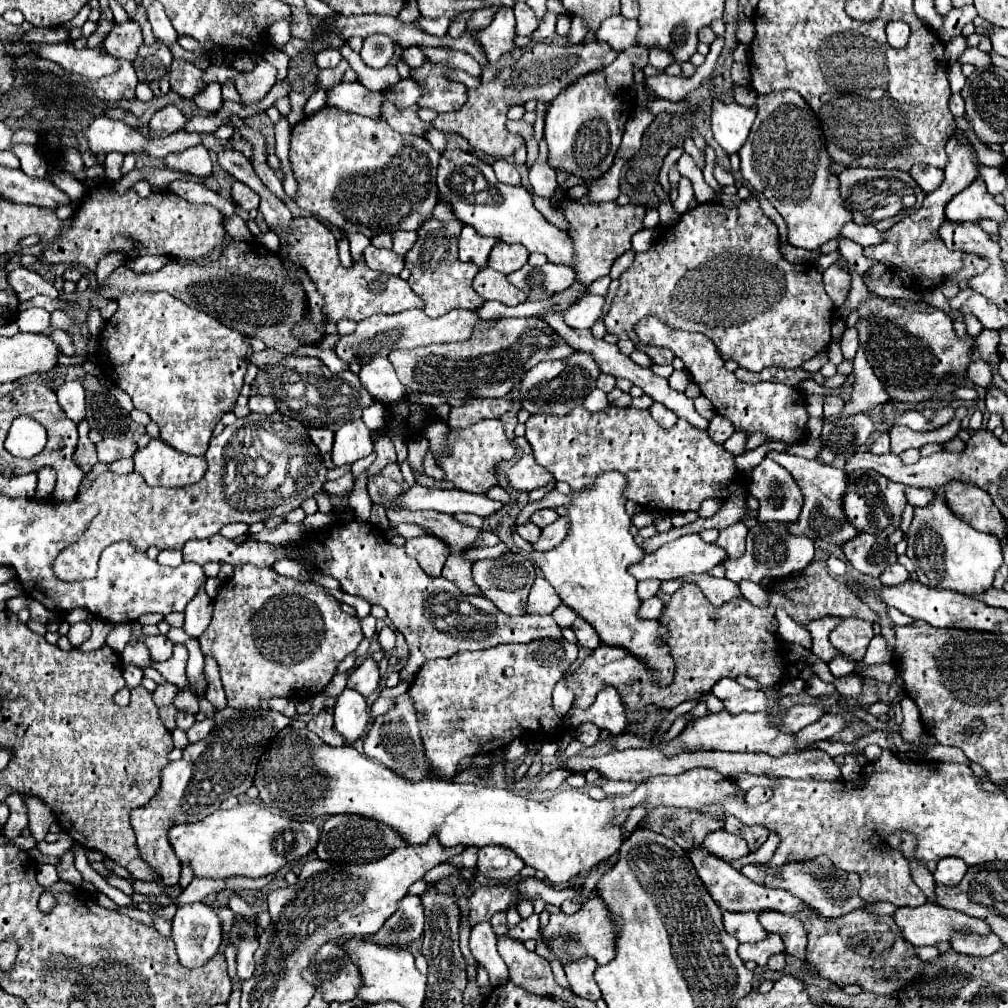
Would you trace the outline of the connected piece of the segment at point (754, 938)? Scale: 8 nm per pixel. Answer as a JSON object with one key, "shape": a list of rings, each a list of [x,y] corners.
{"shape":[[[724,913],[724,927],[740,943],[758,943],[766,937],[766,929],[758,921],[758,913]]]}

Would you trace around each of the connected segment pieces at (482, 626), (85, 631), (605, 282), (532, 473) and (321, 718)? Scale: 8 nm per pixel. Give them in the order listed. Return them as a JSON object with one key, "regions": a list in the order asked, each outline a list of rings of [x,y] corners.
{"regions":[[[[352,521],[348,525],[334,525],[326,531],[310,533],[310,543],[302,541],[300,549],[310,551],[314,555],[316,569],[338,579],[342,591],[386,609],[390,621],[406,637],[410,647],[410,661],[406,669],[400,671],[400,677],[408,683],[424,661],[436,657],[448,657],[458,651],[488,649],[504,643],[562,637],[562,629],[552,615],[510,617],[496,609],[486,597],[464,595],[454,583],[426,575],[418,561],[404,553],[404,547],[380,537],[378,529],[370,523]]],[[[74,623],[68,631],[68,639],[74,647],[78,647],[80,643],[84,643],[90,637],[90,625],[88,623]]],[[[606,275],[596,280],[594,283],[592,283],[588,287],[587,293],[593,293],[598,294],[600,296],[605,296],[608,292],[610,283],[611,283],[611,277],[609,275]]],[[[516,437],[514,445],[518,449],[518,459],[514,461],[514,465],[506,471],[506,479],[508,485],[514,491],[520,493],[530,493],[534,489],[546,487],[554,477],[552,473],[548,473],[544,467],[540,467],[534,457],[532,457],[532,449],[528,445],[528,441],[524,437]]],[[[328,711],[318,713],[318,715],[308,723],[308,729],[314,731],[314,733],[316,733],[324,743],[328,743],[328,745],[344,745],[342,735],[334,729],[334,717],[332,717],[332,713],[328,713]]]]}

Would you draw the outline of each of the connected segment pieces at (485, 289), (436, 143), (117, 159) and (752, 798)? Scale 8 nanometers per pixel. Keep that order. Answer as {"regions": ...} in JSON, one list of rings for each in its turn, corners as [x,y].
{"regions":[[[[490,267],[482,269],[476,275],[474,291],[478,291],[478,295],[484,297],[486,301],[494,299],[494,301],[500,301],[504,305],[518,305],[518,303],[526,301],[526,295],[506,281],[506,275],[498,273]]],[[[430,129],[428,131],[428,135],[426,135],[426,139],[432,143],[432,147],[436,147],[440,153],[446,149],[446,135],[444,133],[440,133],[440,131],[436,131],[436,129]]],[[[112,152],[106,155],[104,167],[107,179],[116,182],[122,178],[121,167],[123,159],[124,155],[118,152]]],[[[752,787],[746,792],[746,801],[750,805],[756,805],[768,801],[772,797],[772,791],[768,787]]]]}

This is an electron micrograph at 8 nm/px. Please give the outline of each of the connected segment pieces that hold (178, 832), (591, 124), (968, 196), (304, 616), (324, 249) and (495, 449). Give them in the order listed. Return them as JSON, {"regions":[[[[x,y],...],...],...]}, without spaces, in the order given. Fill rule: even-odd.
{"regions":[[[[244,803],[228,811],[218,809],[202,821],[174,825],[168,831],[176,857],[188,863],[196,877],[208,879],[272,875],[288,863],[312,853],[318,845],[318,835],[314,823],[272,813],[272,809],[262,803]]],[[[600,71],[584,75],[578,83],[564,89],[546,111],[544,139],[548,143],[548,165],[568,175],[582,177],[586,183],[600,179],[614,163],[624,125],[632,115],[634,105],[628,91],[612,95],[606,89],[604,75]]],[[[976,179],[968,189],[952,197],[952,201],[946,205],[946,219],[950,223],[980,223],[982,219],[1004,223],[1006,211],[1002,205],[994,203],[984,181]]],[[[244,565],[244,567],[234,569],[232,579],[228,579],[224,583],[224,587],[220,589],[220,593],[214,599],[214,615],[212,615],[212,621],[210,621],[208,629],[198,637],[198,641],[202,645],[202,653],[210,655],[212,659],[216,659],[216,663],[220,667],[220,677],[222,677],[222,683],[224,683],[228,705],[234,707],[234,709],[242,709],[242,711],[258,709],[262,701],[268,701],[268,699],[274,699],[274,697],[286,697],[286,699],[292,699],[294,703],[312,699],[314,695],[318,695],[320,691],[326,689],[326,685],[334,677],[336,665],[348,653],[352,653],[362,639],[364,639],[364,635],[362,635],[362,629],[360,629],[360,621],[356,617],[352,617],[352,615],[346,615],[340,609],[340,601],[334,595],[330,595],[324,587],[320,587],[320,585],[316,585],[312,581],[298,581],[298,579],[292,579],[292,577],[282,577],[272,567],[256,567],[256,565]]],[[[300,217],[292,221],[292,251],[296,251],[296,259],[300,259],[300,265],[308,271],[310,279],[324,295],[324,313],[334,323],[344,317],[360,321],[366,319],[368,315],[376,313],[392,315],[424,305],[422,299],[410,289],[406,281],[402,281],[396,275],[384,275],[380,271],[372,271],[364,263],[364,259],[354,263],[350,269],[344,269],[338,261],[334,235],[328,231],[324,223],[320,223],[314,217]]],[[[480,421],[466,429],[450,429],[448,441],[452,447],[444,457],[438,459],[438,465],[444,469],[446,479],[456,485],[456,489],[462,489],[468,493],[484,493],[490,487],[494,487],[496,463],[502,459],[512,459],[516,455],[516,449],[512,447],[512,441],[506,439],[504,427],[500,421]]]]}

